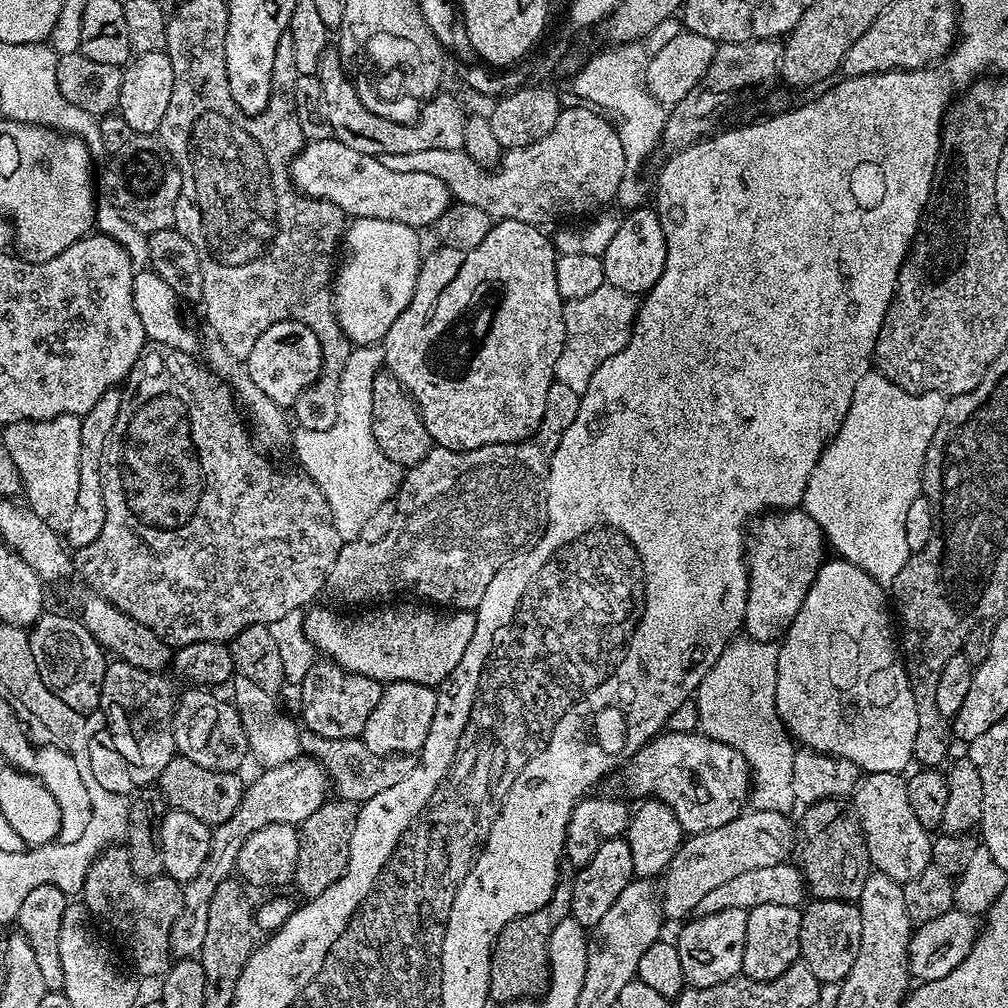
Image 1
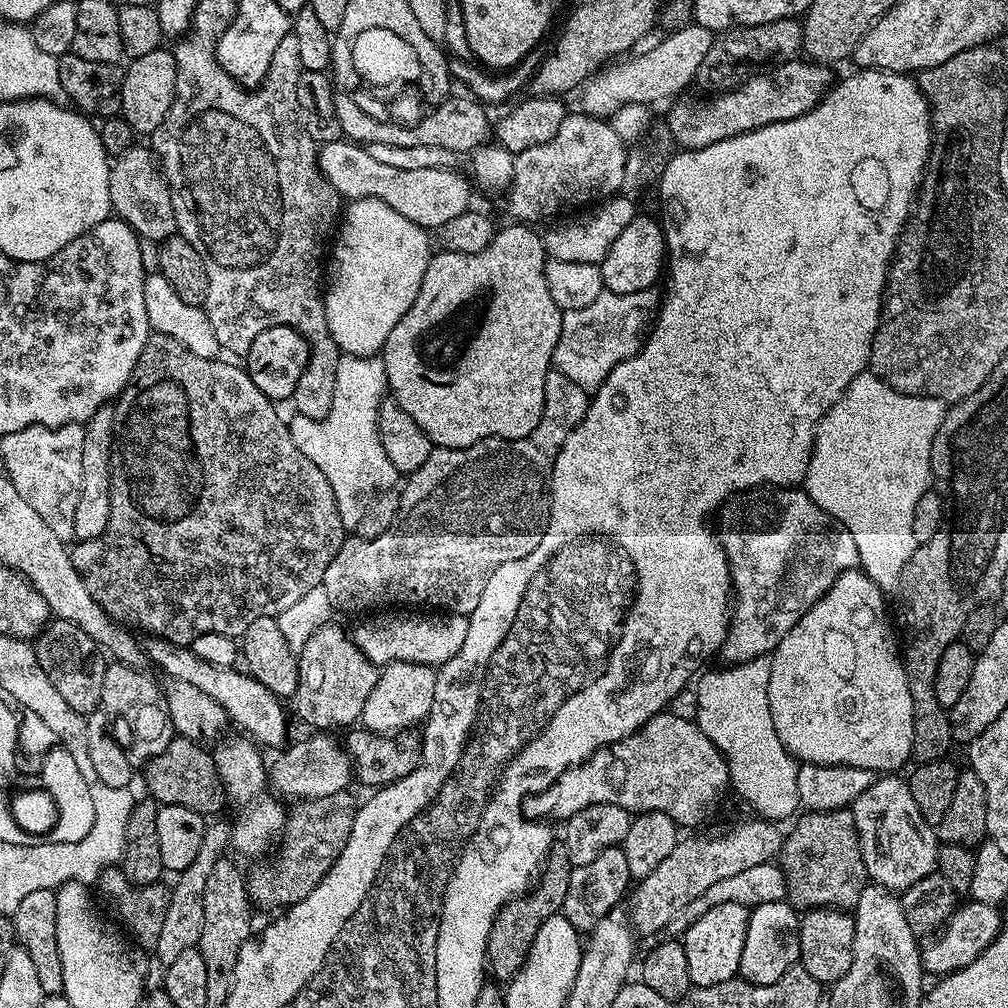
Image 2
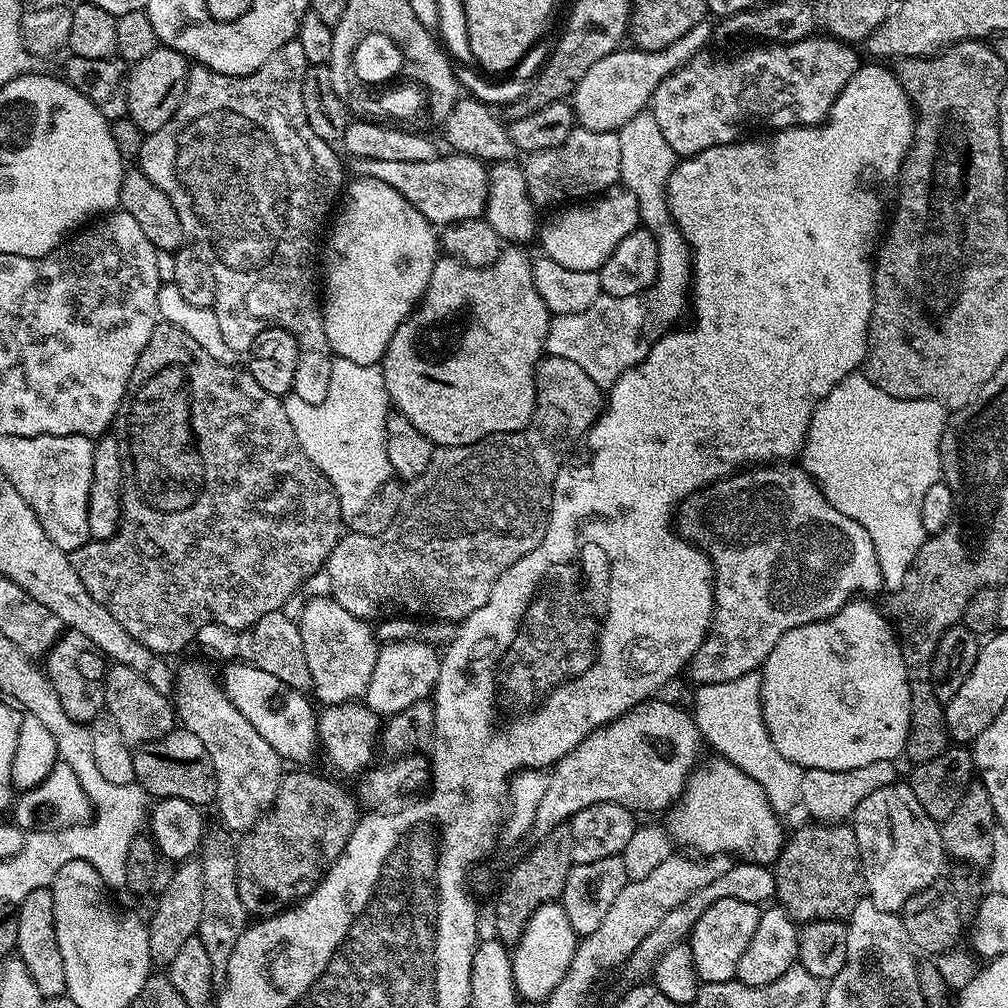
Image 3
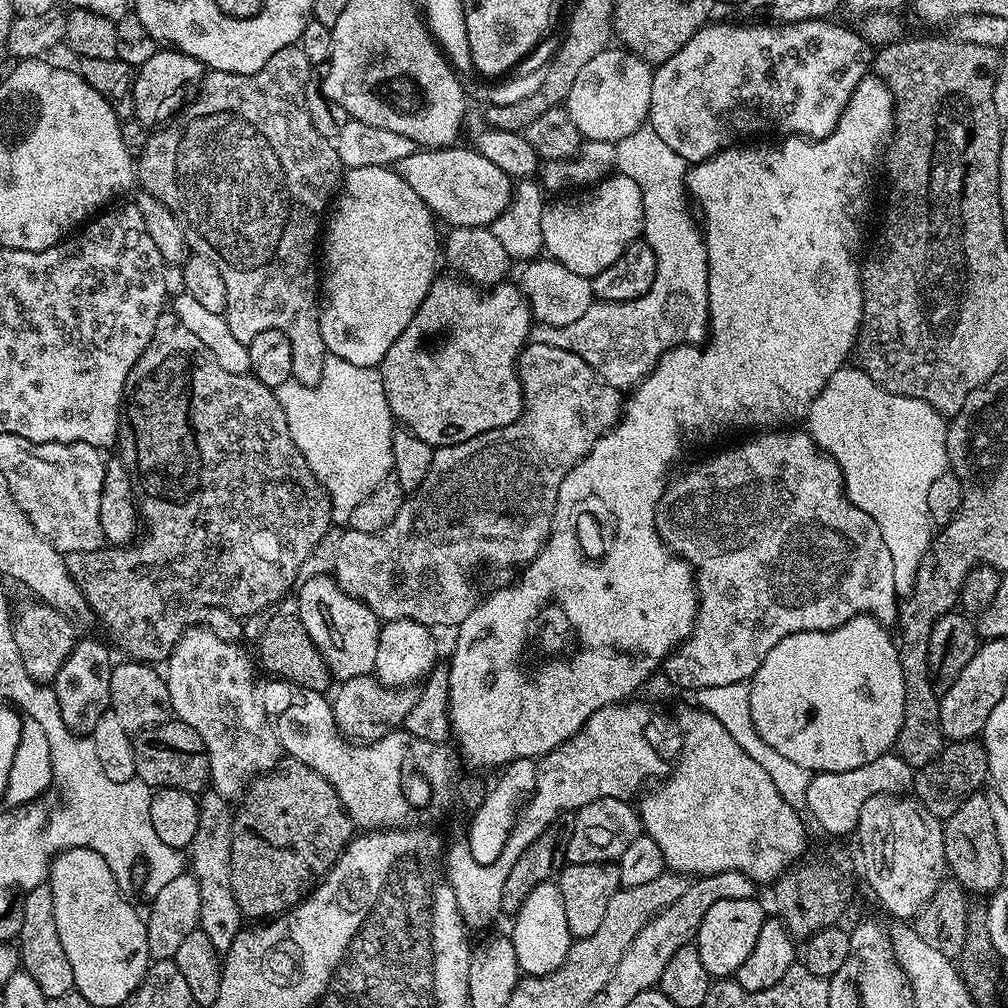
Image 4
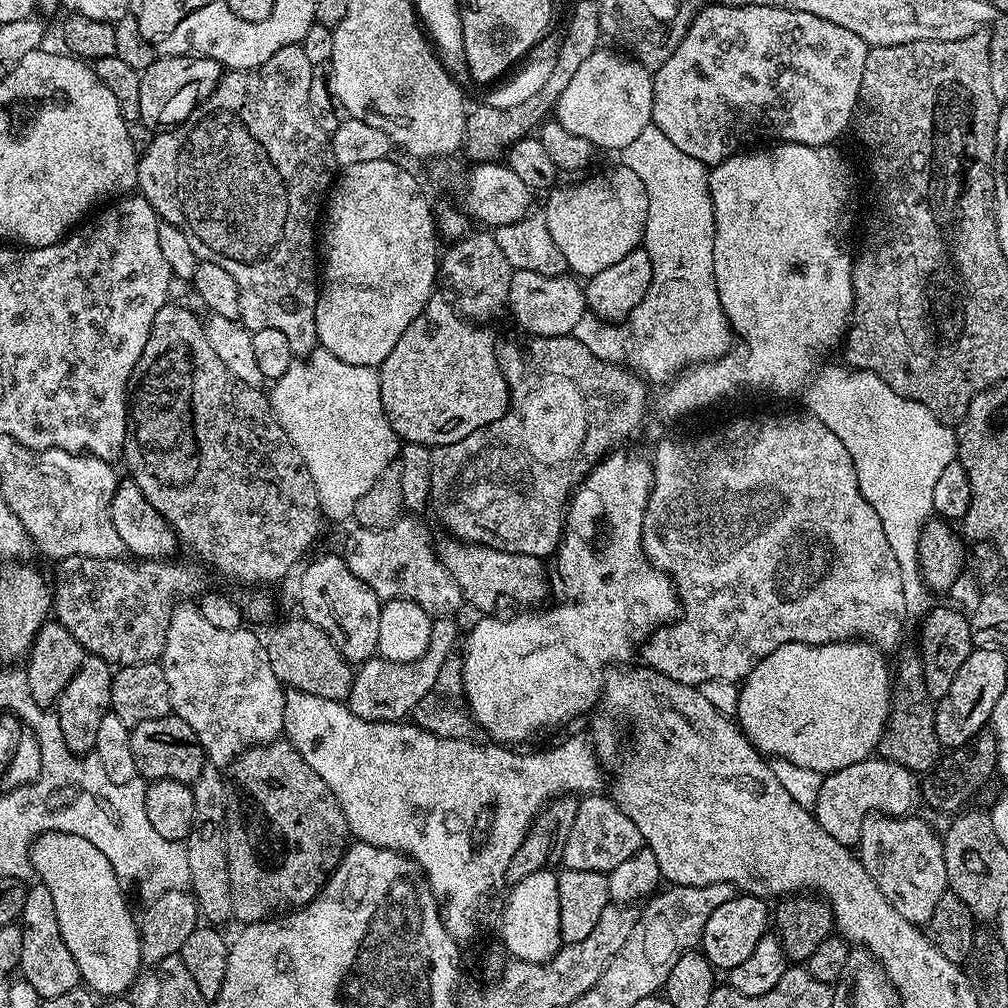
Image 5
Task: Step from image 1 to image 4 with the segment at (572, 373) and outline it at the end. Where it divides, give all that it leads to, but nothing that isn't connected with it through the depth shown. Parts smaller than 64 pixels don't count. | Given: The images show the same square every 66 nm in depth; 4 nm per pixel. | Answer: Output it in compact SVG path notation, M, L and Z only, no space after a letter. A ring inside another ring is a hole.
M656 248L655 252L660 252L660 264L646 294L626 302L597 299L570 326L533 327L531 339L578 354L607 384L621 390L643 380L670 349L679 344L705 343L710 332L708 264L692 264L700 256L700 248Z

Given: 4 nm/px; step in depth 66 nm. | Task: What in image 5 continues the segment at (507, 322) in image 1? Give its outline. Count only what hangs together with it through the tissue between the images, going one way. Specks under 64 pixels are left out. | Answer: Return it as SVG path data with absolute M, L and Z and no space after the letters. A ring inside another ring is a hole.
M433 294L422 314L406 326L398 346L378 366L382 406L401 441L426 444L431 449L462 442L474 430L482 430L506 414L509 386L500 369L498 339L488 328L461 316L455 303L440 294Z

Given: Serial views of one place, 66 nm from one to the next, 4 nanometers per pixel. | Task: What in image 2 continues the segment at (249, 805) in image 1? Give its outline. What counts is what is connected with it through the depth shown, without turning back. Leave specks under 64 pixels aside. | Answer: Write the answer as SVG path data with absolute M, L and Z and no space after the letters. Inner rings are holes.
M316 734L313 736L316 736L313 740L300 740L297 744L289 743L279 753L281 756L273 764L271 761L271 787L276 787L285 796L285 798L283 797L285 801L303 802L326 798L330 794L338 794L345 791L349 787L347 784L353 783L353 761L341 745L340 748L336 745L336 740L332 737L335 735ZM219 820L212 822L217 824L209 823L205 827L202 847L198 849L194 862L190 862L190 866L186 866L186 870L175 877L176 885L171 885L166 918L162 918L162 930L159 931L154 945L154 951L157 958L161 960L161 965L167 966L170 962L174 962L174 958L179 958L185 950L199 945L204 921L202 898L206 890L206 878L210 878L210 870L214 870L214 866L230 848L229 821Z

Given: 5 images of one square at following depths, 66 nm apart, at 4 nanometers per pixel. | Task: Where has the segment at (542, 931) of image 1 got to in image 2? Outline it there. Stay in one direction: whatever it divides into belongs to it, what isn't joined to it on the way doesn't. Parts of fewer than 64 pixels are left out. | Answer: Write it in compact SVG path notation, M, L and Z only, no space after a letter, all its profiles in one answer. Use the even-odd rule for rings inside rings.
M562 842L553 843L534 886L529 887L527 892L509 900L501 908L490 926L488 935L486 964L491 975L493 972L498 979L508 982L520 971L542 922L546 922L546 918L557 915L563 909L566 902L566 889L570 887L572 869L572 863L566 854L566 846Z

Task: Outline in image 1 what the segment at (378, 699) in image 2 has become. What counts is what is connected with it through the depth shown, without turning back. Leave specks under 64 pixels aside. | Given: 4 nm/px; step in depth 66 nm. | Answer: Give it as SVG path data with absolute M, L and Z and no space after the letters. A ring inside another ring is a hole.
M393 680L385 687L374 714L366 718L363 741L365 746L379 756L416 754L423 748L430 734L430 722L434 722L434 710L438 706L437 689L409 680Z

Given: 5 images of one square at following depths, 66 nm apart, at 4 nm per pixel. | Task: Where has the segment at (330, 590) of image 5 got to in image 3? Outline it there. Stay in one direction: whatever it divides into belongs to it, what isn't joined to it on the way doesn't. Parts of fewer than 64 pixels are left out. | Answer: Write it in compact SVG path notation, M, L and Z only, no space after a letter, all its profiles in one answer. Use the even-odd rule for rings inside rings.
M323 595L314 597L298 615L302 650L312 679L310 692L324 706L356 702L368 689L370 674L374 674L378 640L369 621L338 606L331 595Z

